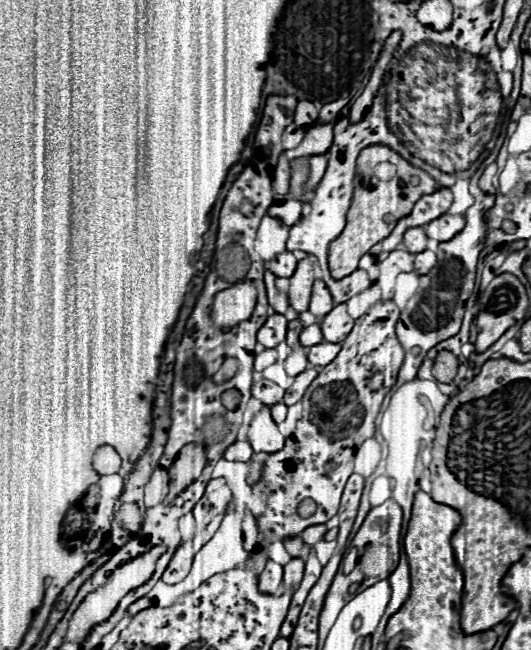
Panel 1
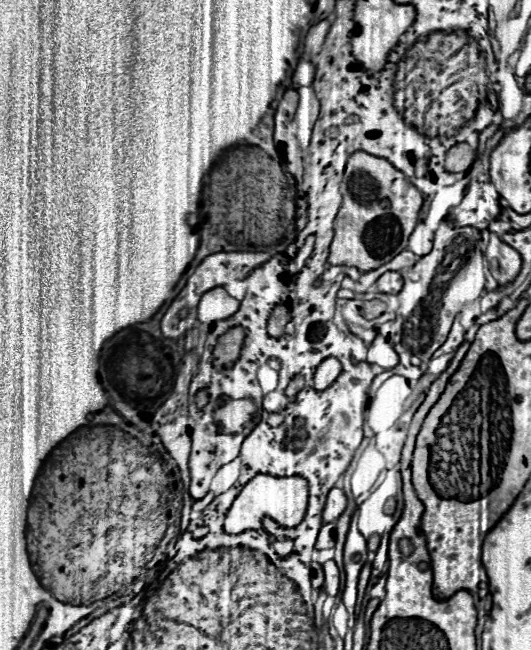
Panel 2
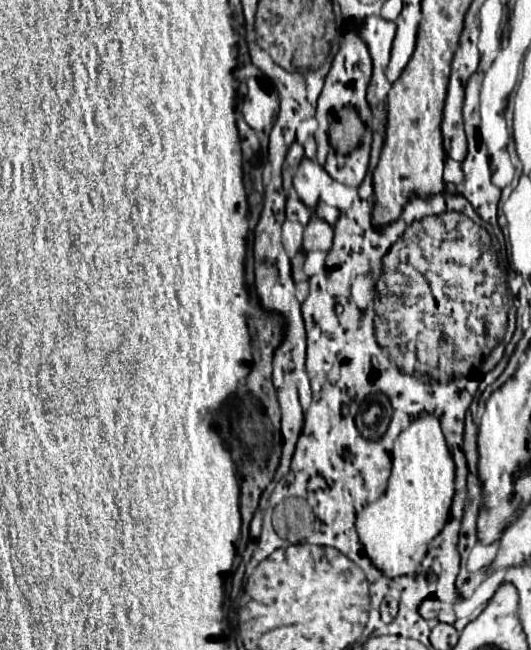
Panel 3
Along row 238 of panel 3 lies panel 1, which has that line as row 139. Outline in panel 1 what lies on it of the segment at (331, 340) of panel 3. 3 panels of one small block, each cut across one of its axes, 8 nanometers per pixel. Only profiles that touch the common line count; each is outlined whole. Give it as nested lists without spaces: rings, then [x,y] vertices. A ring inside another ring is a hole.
[[[376,96],[374,104],[368,108],[368,112],[364,114],[364,120],[358,124],[352,124],[344,130],[334,128],[334,144],[328,150],[330,152],[330,160],[328,160],[328,168],[318,184],[318,188],[314,190],[314,198],[310,200],[310,212],[306,216],[300,218],[298,224],[294,224],[290,228],[290,238],[288,238],[288,248],[290,252],[294,250],[302,250],[306,254],[314,254],[316,256],[316,232],[342,232],[346,226],[346,212],[350,208],[350,200],[352,200],[352,190],[354,190],[354,176],[356,175],[356,160],[360,150],[372,144],[384,144],[390,146],[392,150],[396,150],[398,154],[404,150],[404,146],[398,142],[398,138],[390,132],[386,120],[384,120],[384,96]]]

